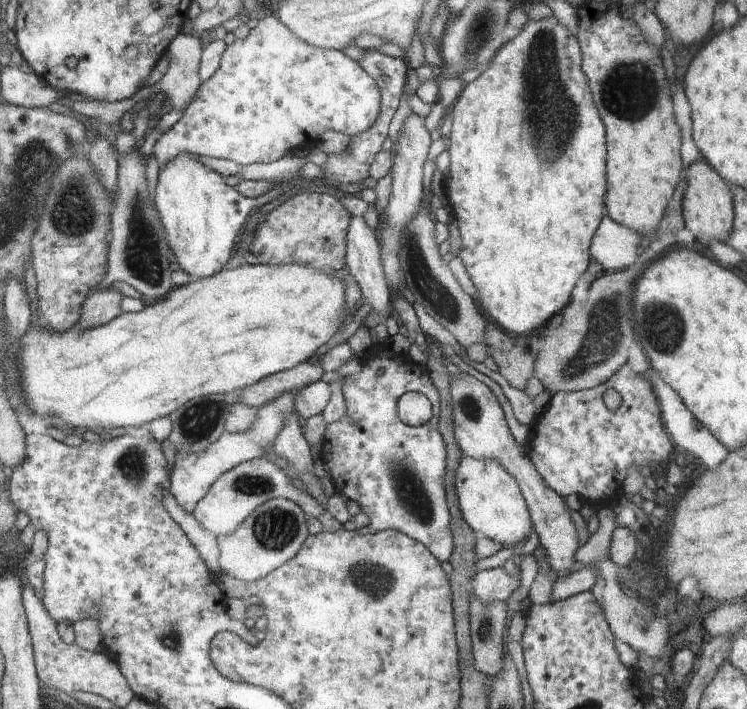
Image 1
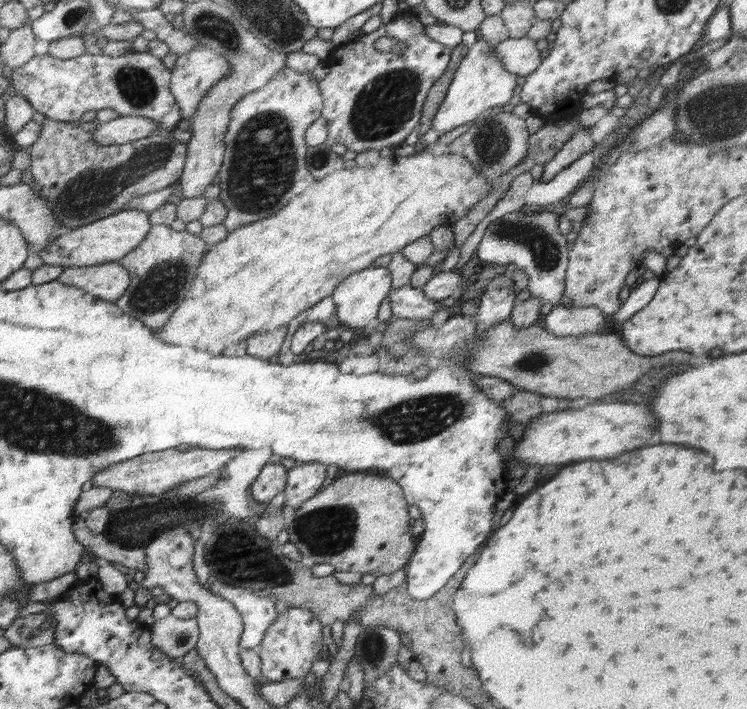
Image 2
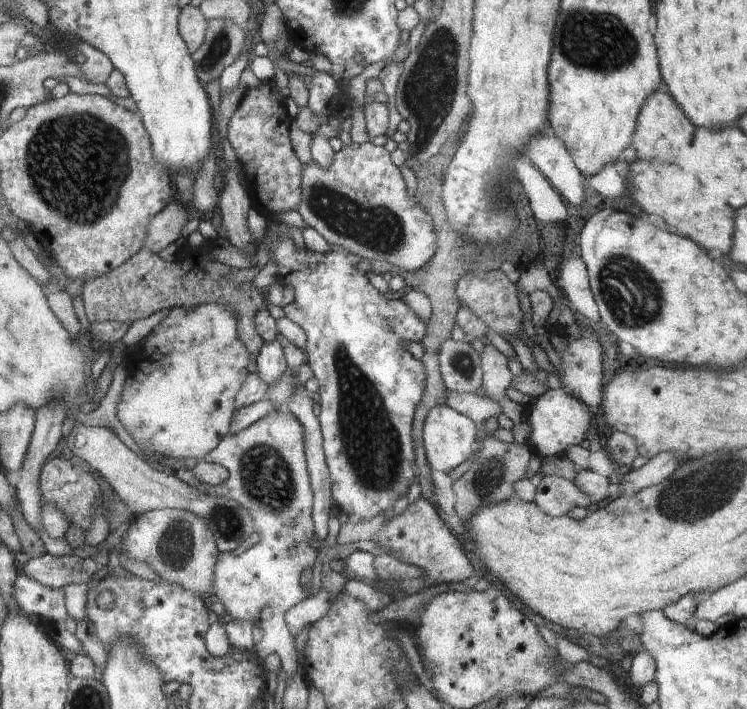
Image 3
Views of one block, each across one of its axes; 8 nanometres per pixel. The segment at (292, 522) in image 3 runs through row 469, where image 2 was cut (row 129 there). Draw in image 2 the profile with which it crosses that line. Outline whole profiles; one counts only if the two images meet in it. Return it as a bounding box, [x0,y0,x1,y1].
[216,67,325,232]

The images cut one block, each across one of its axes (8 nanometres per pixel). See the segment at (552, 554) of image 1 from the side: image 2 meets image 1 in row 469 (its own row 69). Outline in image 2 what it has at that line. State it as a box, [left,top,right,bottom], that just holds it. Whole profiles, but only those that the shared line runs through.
[491,36,542,78]

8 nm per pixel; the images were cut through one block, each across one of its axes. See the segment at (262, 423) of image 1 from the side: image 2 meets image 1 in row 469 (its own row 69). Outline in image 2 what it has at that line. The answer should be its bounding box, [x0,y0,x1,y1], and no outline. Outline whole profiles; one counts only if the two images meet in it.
[170,47,230,121]

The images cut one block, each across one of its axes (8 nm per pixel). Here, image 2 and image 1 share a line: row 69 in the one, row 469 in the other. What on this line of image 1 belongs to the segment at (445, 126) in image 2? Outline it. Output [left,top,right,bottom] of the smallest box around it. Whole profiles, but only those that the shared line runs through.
[454,456,532,548]

